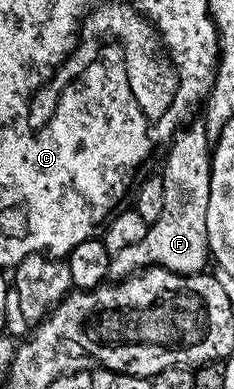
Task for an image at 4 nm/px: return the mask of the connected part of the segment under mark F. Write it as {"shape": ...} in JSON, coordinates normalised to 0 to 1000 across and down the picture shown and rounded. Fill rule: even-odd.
{"shape":[[[863,308],[825,311],[752,339],[709,386],[714,416],[688,437],[705,481],[705,532],[688,532],[684,560],[628,581],[628,602],[620,614],[603,614],[603,625],[568,625],[568,635],[534,635],[474,656],[457,707],[479,725],[526,722],[632,686],[795,704],[863,702],[889,689],[876,542],[893,542],[906,375],[885,360],[880,319]]]}

